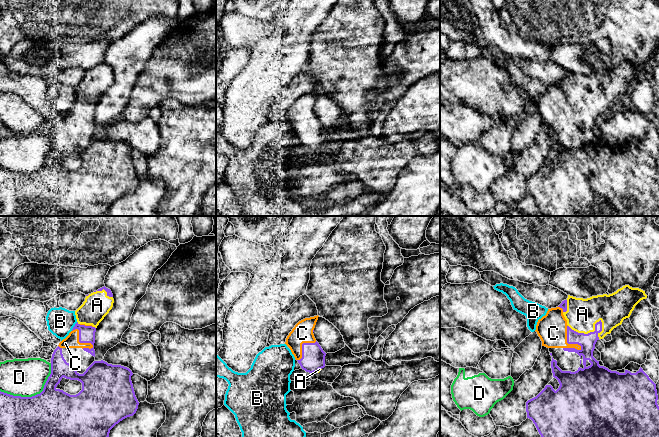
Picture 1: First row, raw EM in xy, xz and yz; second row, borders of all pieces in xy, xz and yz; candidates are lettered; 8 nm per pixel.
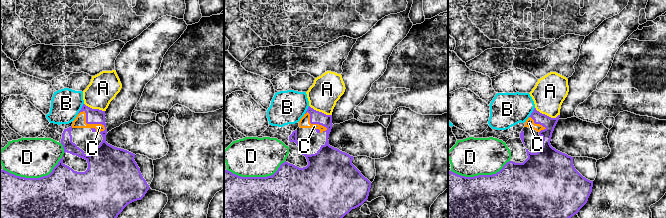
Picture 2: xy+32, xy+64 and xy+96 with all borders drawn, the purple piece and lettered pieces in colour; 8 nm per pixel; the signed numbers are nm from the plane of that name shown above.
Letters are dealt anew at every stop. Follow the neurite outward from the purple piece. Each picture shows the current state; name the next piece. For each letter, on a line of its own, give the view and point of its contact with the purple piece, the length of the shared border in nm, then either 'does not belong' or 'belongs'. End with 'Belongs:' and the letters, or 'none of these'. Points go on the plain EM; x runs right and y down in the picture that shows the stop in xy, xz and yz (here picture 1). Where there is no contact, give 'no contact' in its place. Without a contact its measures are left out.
A: contact yz (591, 108); length 280 nm; does not belong
B: contact xy (74, 102); length 90 nm; does not belong
C: contact yz (567, 118); length 240 nm; does not belong
D: contact xy (35, 171); length 480 nm; does not belong
Belongs: none of these

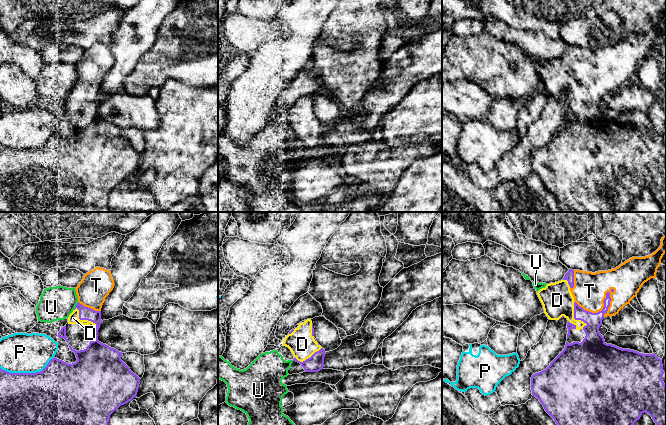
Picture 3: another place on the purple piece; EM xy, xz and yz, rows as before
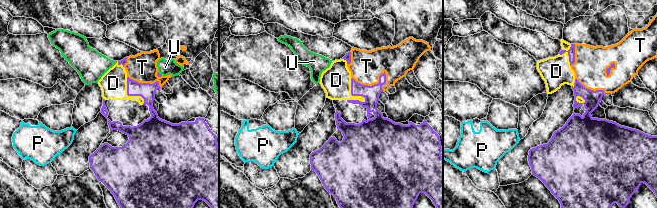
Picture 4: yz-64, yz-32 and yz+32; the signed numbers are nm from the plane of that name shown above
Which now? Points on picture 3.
D: contact xy (82, 95); length 220 nm; does not belong
P: contact xy (27, 149); length 440 nm; does not belong
T: contact yz (600, 87); length 340 nm; does not belong
U: contact xy (76, 82); length 80 nm; does not belong
Belongs: none of these

